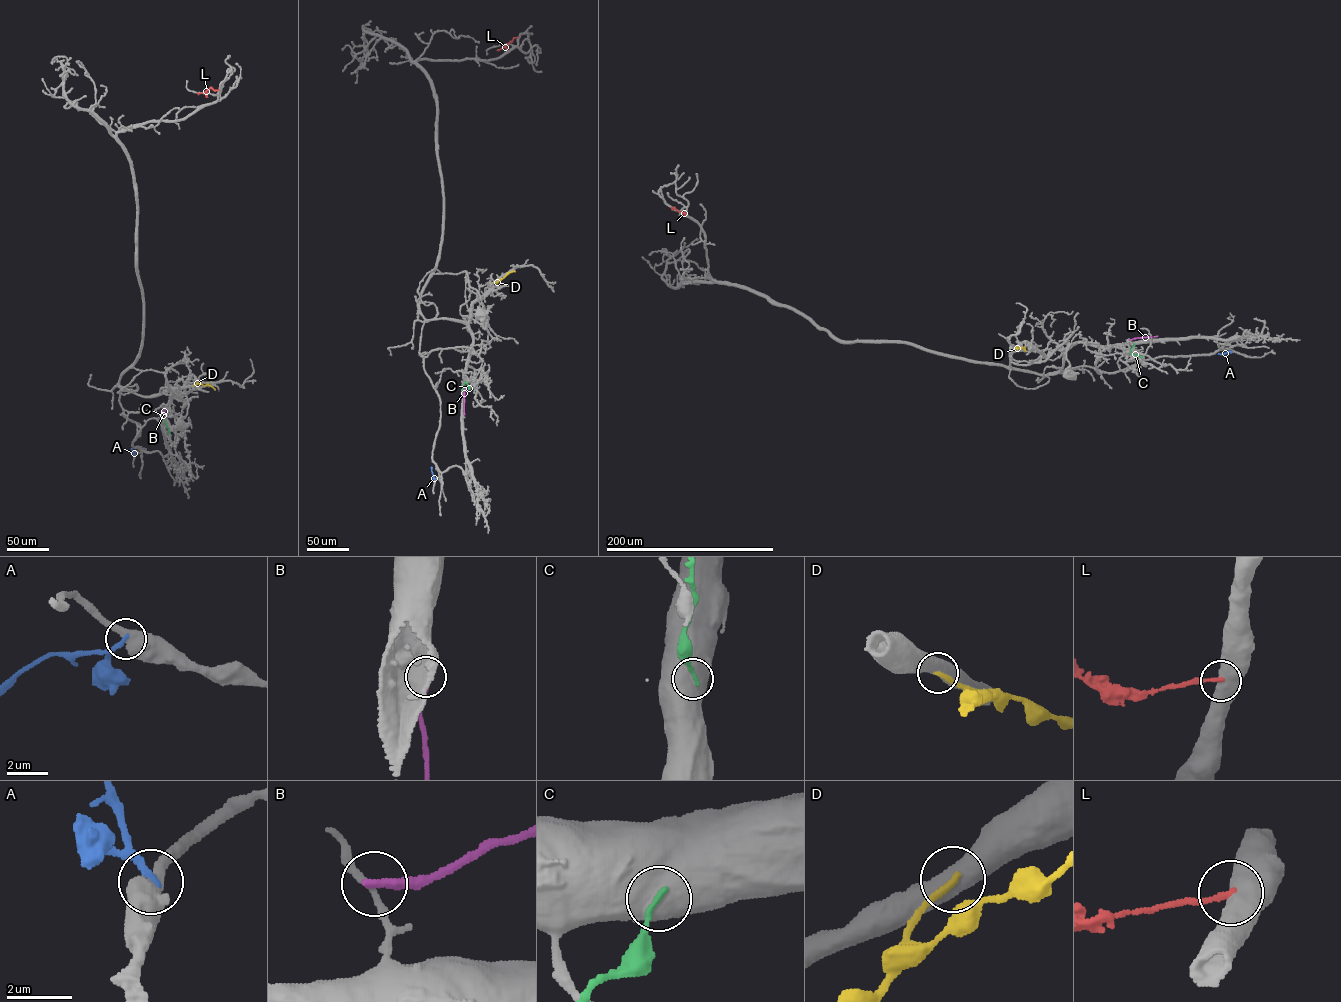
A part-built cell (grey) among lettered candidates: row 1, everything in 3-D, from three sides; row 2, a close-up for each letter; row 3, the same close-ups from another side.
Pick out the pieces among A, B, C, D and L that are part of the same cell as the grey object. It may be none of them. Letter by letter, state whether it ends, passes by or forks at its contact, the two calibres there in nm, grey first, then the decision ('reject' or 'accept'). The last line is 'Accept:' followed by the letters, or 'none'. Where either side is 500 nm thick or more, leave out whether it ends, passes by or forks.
A: 550 nm thick on the grey side, 240 nm on the other; reject
B: it ends there; 200 nm thick on the grey side, 360 nm on the other; reject
C: 550 nm thick on the grey side, 190 nm on the other; reject
D: 600 nm thick on the grey side, 240 nm on the other; reject
L: 550 nm thick on the grey side, 170 nm on the other; reject
Accept: none

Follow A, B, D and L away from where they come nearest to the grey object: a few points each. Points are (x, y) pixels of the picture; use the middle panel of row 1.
A: (435, 479), (431, 467)
B: (464, 388), (464, 414)
D: (508, 272), (494, 283)
L: (519, 37), (497, 50)

